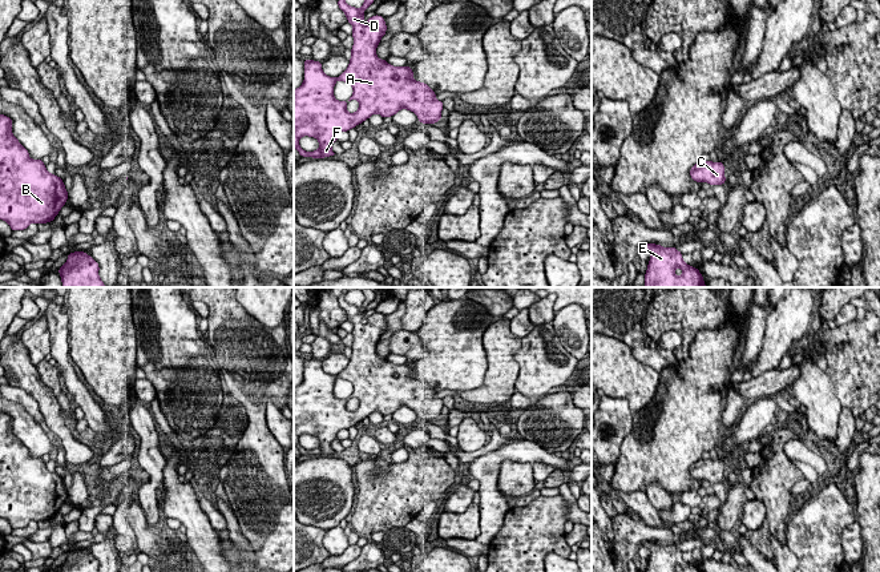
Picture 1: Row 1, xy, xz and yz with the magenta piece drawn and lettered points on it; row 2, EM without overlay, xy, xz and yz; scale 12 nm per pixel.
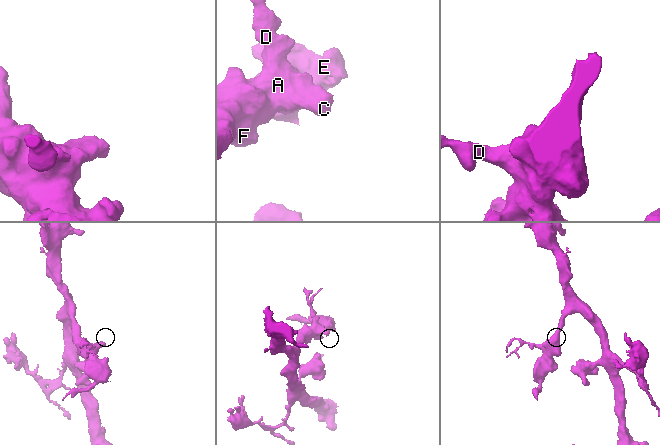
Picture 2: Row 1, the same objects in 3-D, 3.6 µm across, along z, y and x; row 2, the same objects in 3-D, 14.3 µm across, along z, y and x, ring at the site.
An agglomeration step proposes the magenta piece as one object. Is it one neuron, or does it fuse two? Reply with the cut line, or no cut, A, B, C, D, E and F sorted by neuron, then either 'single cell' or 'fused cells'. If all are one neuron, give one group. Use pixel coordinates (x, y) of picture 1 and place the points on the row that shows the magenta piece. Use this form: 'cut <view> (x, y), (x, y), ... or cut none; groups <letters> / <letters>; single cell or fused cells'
cut none; groups A B C D E F; single cell

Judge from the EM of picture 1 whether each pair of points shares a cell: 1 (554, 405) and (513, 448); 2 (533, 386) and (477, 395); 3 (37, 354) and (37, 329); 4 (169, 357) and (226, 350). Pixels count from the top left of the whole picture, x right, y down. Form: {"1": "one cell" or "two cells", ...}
{"1": "two cells", "2": "two cells", "3": "one cell", "4": "two cells"}

